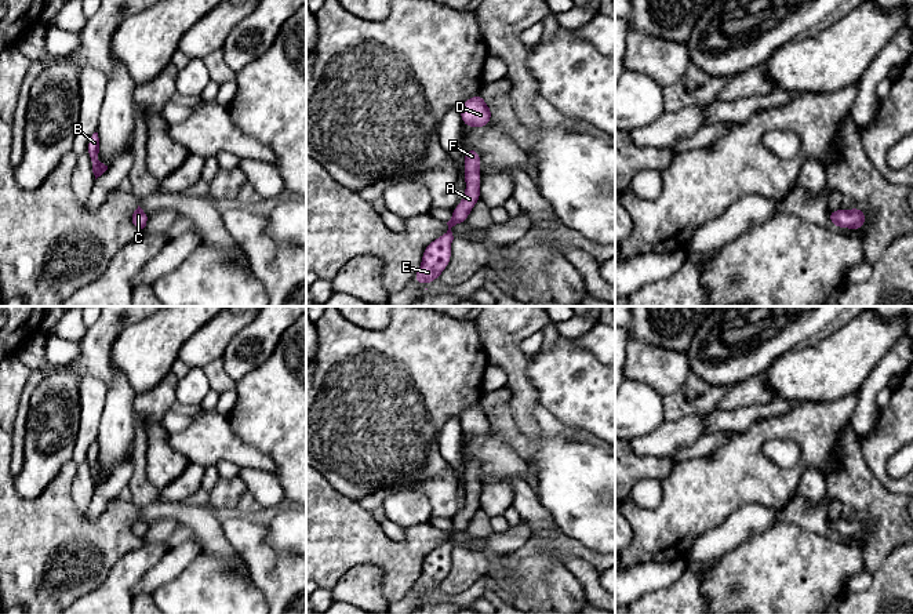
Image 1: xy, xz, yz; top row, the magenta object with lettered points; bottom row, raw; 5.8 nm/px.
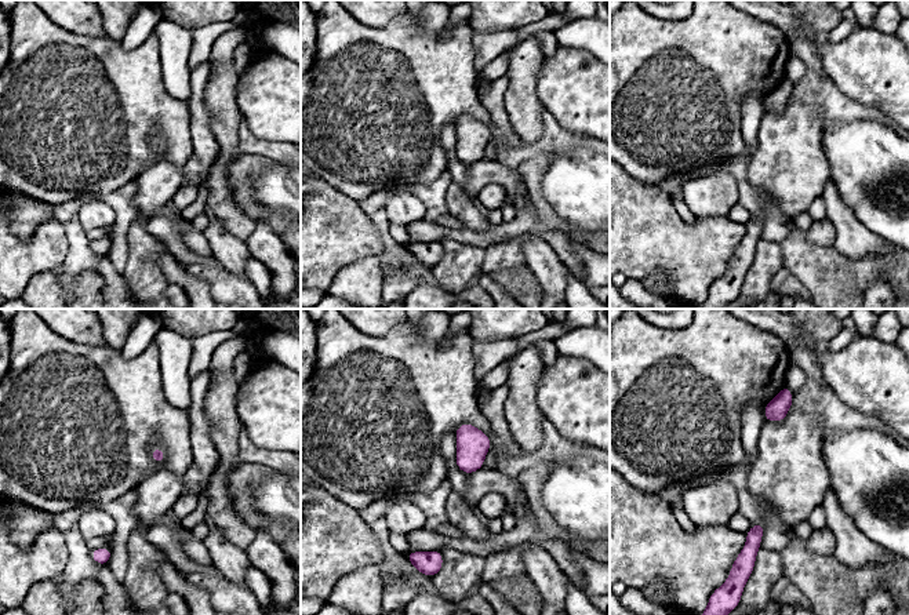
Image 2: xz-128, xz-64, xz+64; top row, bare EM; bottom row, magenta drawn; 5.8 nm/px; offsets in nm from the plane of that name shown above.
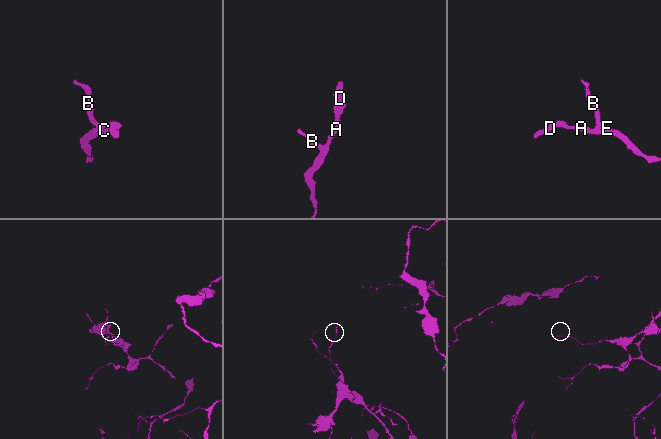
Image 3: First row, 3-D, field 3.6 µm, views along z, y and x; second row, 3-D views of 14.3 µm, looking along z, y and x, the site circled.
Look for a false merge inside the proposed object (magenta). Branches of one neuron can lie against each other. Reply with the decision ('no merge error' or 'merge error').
no merge error

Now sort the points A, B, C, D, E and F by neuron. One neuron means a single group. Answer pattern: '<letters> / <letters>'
A B C D E F

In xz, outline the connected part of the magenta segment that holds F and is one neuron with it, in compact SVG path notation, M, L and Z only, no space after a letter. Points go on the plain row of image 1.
M468 458L463 464L466 499L462 511L452 519L452 527L447 531L448 539L429 552L423 560L422 571L414 585L418 593L428 593L439 588L451 570L451 552L454 549L451 537L465 533L474 513L480 511L480 461Z

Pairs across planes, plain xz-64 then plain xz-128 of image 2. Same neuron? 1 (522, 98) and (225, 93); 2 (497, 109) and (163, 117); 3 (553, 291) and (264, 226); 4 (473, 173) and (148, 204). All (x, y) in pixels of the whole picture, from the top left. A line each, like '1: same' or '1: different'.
1: same
2: different
3: different
4: same

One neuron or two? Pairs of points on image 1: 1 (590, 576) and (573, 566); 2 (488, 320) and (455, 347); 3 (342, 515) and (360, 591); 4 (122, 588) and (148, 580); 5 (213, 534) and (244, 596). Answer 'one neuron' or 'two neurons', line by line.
1: one neuron
2: two neurons
3: two neurons
4: two neurons
5: two neurons

